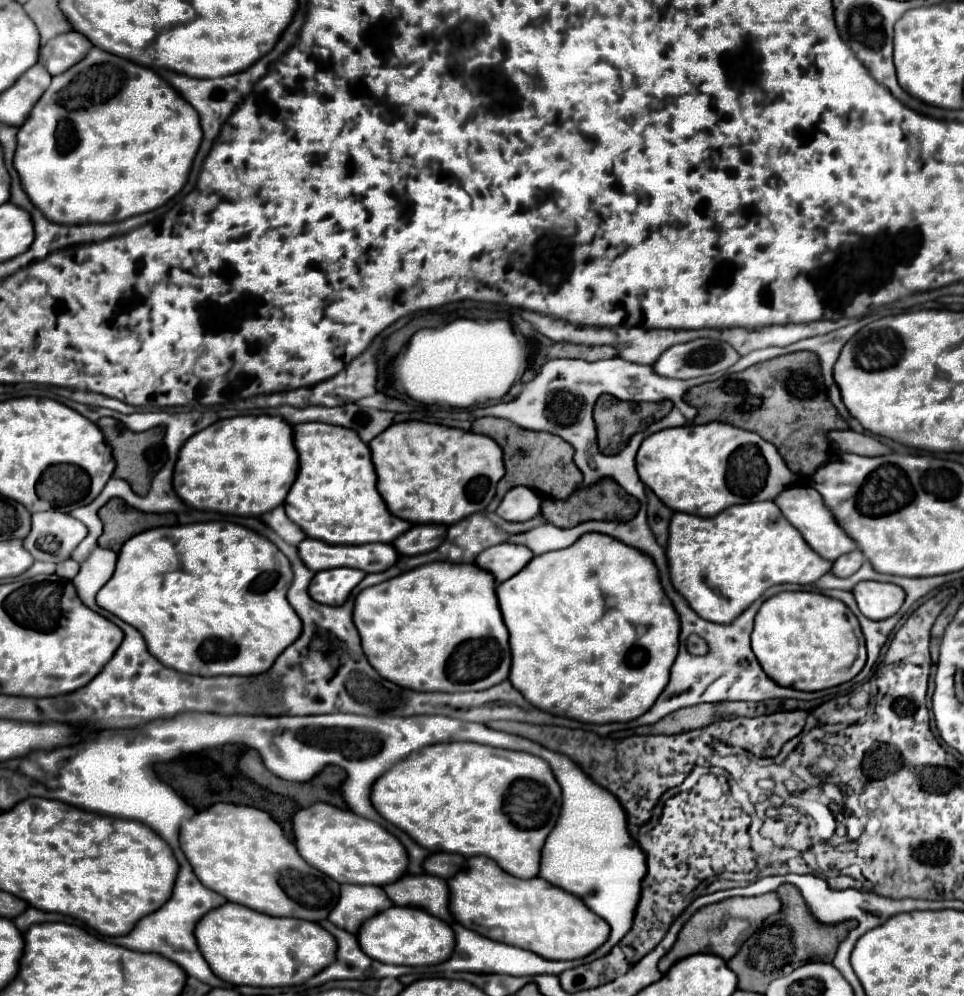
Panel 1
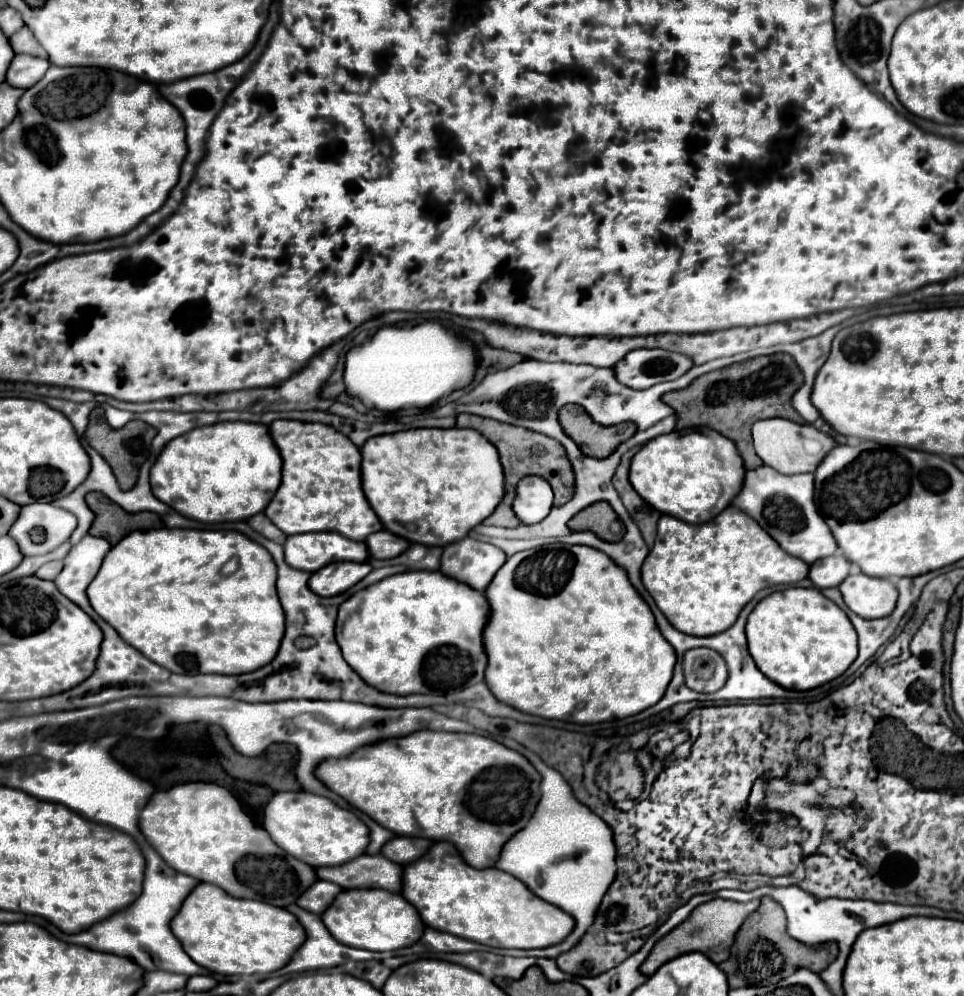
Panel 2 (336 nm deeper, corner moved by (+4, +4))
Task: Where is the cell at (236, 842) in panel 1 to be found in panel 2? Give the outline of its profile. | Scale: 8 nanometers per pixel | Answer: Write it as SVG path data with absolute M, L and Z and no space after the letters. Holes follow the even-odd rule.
M178 783L168 791L156 791L150 797L150 803L146 803L146 807L140 811L138 827L146 841L162 855L162 859L166 859L166 863L170 863L170 867L198 881L218 885L232 897L288 907L296 903L296 899L318 879L314 867L282 851L262 827L254 825L250 817L242 813L238 801L228 793L228 789L216 783Z

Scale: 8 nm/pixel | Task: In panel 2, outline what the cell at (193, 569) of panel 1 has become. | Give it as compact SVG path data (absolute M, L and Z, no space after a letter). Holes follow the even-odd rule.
M164 527L132 531L114 545L88 587L88 599L94 611L110 623L126 643L166 669L184 675L240 675L270 663L284 637L284 611L274 591L274 579L276 571L270 553L238 531ZM230 559L238 559L238 569L224 575L222 567Z

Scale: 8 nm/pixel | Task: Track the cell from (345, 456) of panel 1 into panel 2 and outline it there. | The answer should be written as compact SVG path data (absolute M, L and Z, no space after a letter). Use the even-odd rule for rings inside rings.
M274 421L270 437L282 457L282 483L264 513L278 529L286 535L336 531L352 541L382 531L360 487L360 449L346 435L324 423Z

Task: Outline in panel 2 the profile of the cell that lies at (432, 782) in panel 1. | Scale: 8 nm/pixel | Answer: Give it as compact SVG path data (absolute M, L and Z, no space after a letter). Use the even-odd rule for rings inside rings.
M424 729L406 737L384 739L360 747L354 755L322 761L314 773L328 783L330 791L344 797L352 807L364 811L394 835L454 843L462 859L474 869L494 867L502 845L510 835L526 827L540 799L540 775L524 755L494 739L470 733L440 733Z

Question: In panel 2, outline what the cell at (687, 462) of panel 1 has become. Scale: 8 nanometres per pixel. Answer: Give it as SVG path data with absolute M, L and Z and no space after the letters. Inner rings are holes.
M700 427L686 435L674 431L648 441L632 457L630 483L656 511L686 523L706 523L722 513L738 495L744 471L736 445L718 431Z

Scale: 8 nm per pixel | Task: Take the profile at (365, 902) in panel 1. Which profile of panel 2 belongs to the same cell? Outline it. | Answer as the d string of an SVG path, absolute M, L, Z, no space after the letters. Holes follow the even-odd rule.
M318 879L318 883L314 883L314 887L310 887L310 891L306 891L306 895L302 895L302 899L298 899L298 905L306 911L320 915L340 891L342 891L342 887L338 887L330 881Z

